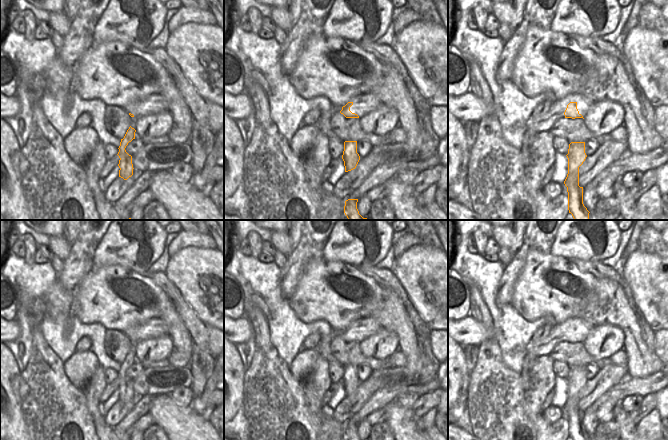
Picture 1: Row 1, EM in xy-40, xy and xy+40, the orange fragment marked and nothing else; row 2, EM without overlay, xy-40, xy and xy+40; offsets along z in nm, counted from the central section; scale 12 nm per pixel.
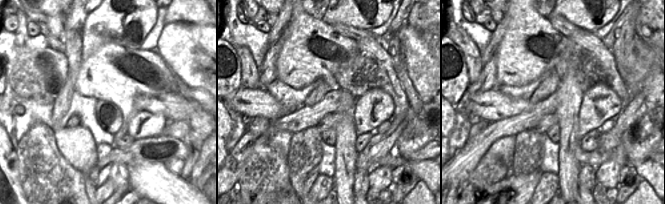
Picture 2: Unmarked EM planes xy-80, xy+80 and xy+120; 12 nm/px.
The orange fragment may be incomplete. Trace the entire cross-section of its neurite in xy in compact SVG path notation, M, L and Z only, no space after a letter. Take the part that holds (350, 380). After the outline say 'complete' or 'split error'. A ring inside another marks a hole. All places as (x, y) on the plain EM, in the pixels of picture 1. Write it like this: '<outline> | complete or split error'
M357 365L344 366L342 383L344 385L345 396L351 395L356 392L360 384L360 380L357 377Z | complete

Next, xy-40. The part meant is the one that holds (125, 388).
M130 350L124 362L121 363L120 370L118 372L119 376L117 379L120 382L118 388L120 392L119 401L123 402L124 404L127 404L129 401L133 399L134 392L132 388L132 380L126 376L125 372L129 366L135 363L135 356L136 354Z | complete

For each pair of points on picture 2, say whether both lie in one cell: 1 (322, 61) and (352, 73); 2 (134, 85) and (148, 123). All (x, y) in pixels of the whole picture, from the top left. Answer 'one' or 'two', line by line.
1: two
2: two

